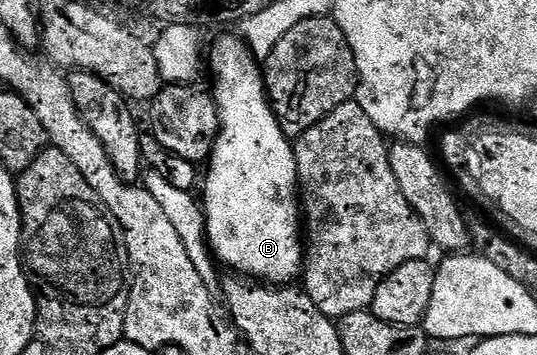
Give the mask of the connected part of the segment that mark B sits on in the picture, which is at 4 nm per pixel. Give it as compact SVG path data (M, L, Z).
M237 34L215 41L210 51L210 67L214 70L212 94L218 102L218 116L222 122L214 151L208 160L210 172L204 175L206 238L210 250L219 264L227 263L232 270L243 271L246 274L243 276L270 285L293 284L294 278L297 275L299 278L304 271L304 239L300 234L300 188L294 143L278 123L278 115L266 94L266 80L259 60Z

